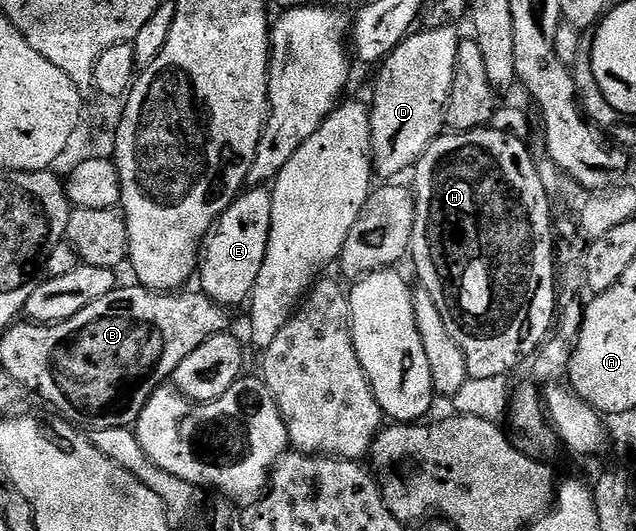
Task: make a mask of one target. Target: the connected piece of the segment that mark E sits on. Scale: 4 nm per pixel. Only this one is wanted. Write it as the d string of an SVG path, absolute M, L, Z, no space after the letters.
M246 189L221 213L204 243L199 258L199 289L223 307L244 307L252 299L259 268L263 268L263 256L267 256L272 203L273 195L268 189Z

